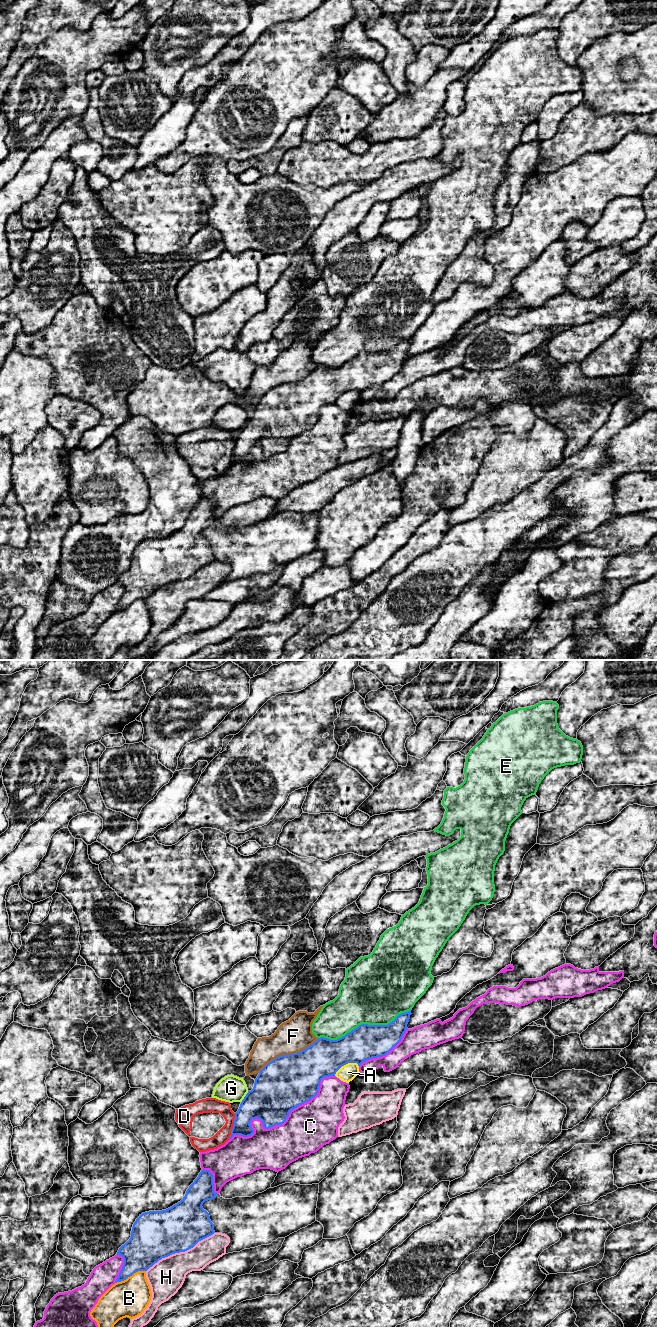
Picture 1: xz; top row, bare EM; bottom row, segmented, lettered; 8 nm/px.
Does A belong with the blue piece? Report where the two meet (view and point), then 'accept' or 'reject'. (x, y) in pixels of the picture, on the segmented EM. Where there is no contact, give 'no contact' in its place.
xz (345, 1064) | reject

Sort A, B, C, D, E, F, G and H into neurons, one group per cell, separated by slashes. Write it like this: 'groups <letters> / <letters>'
groups A G / B / C / D / E / F / H

